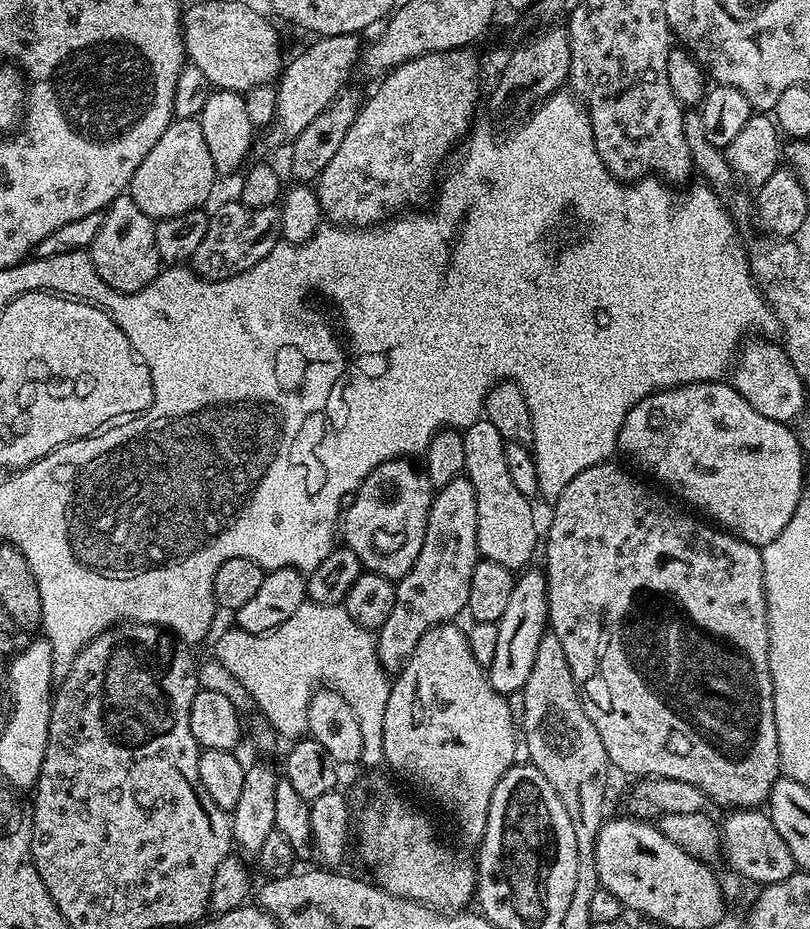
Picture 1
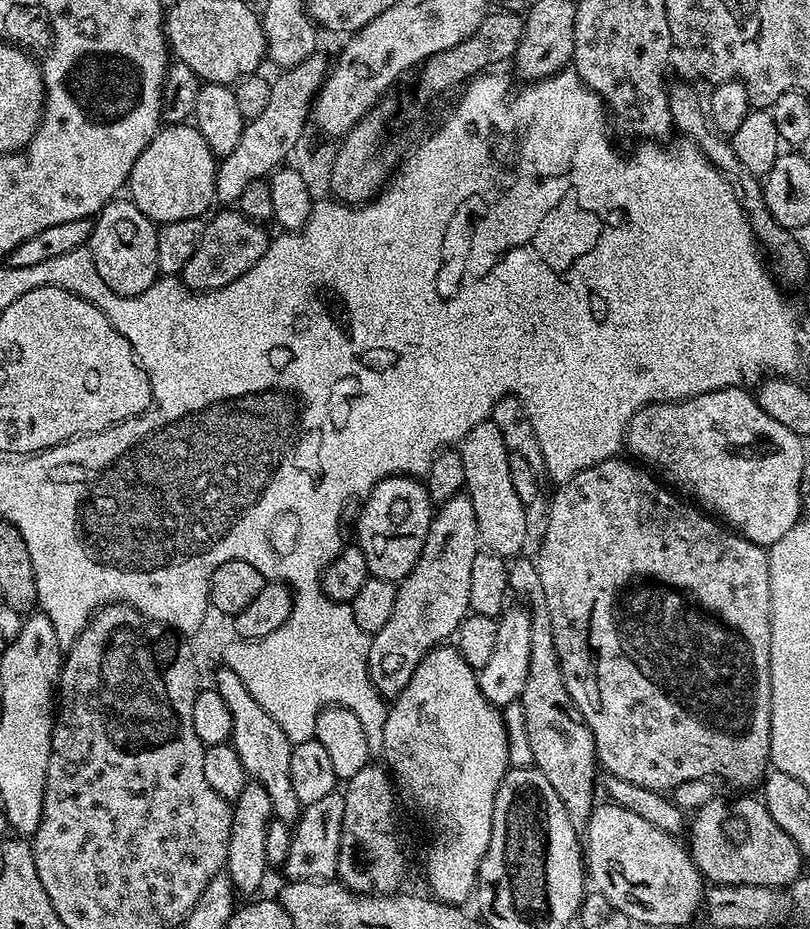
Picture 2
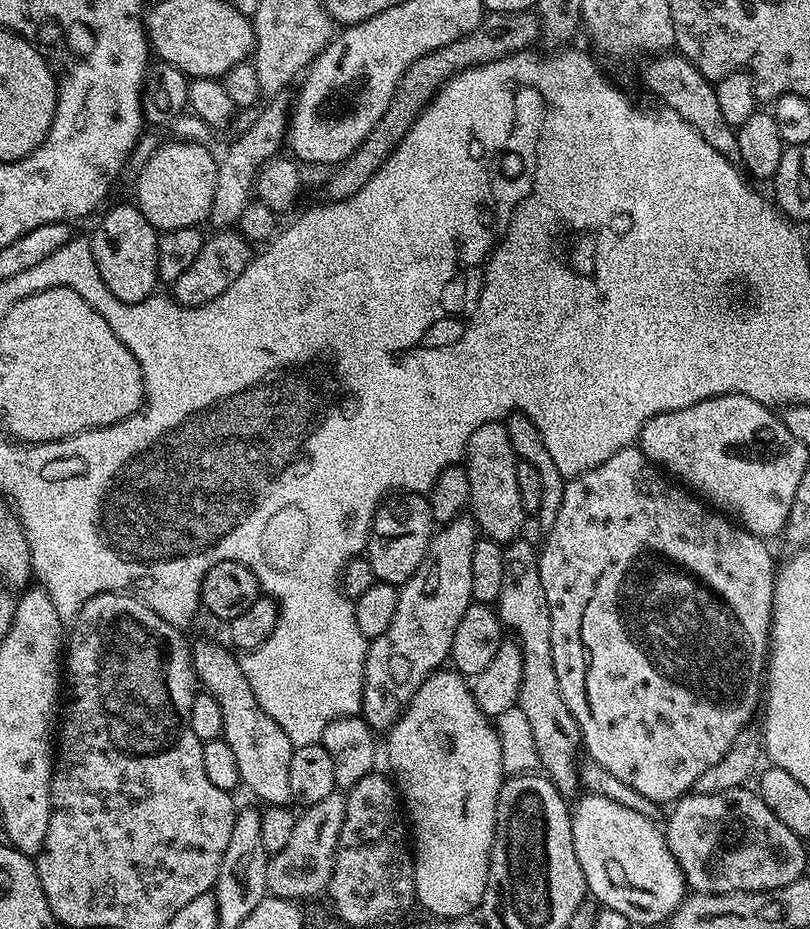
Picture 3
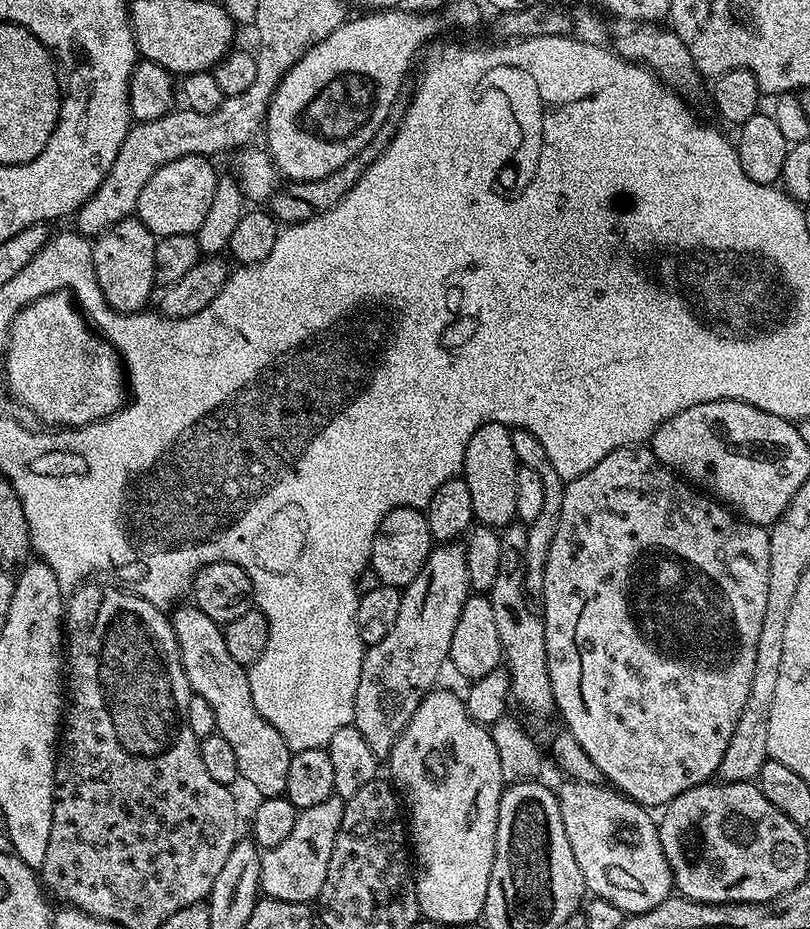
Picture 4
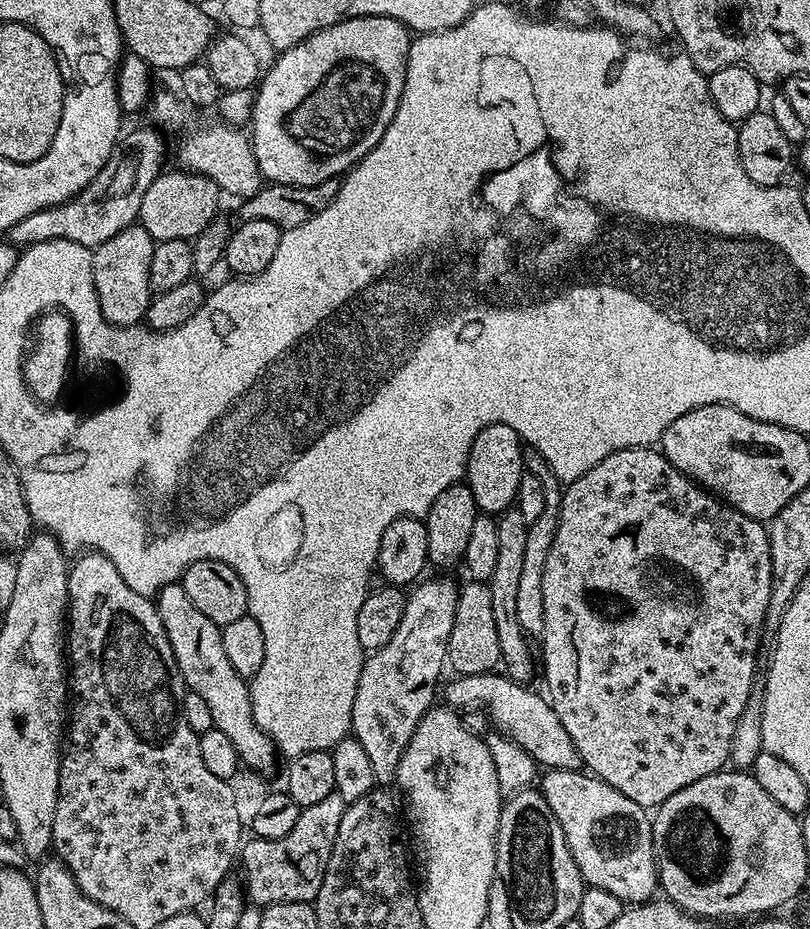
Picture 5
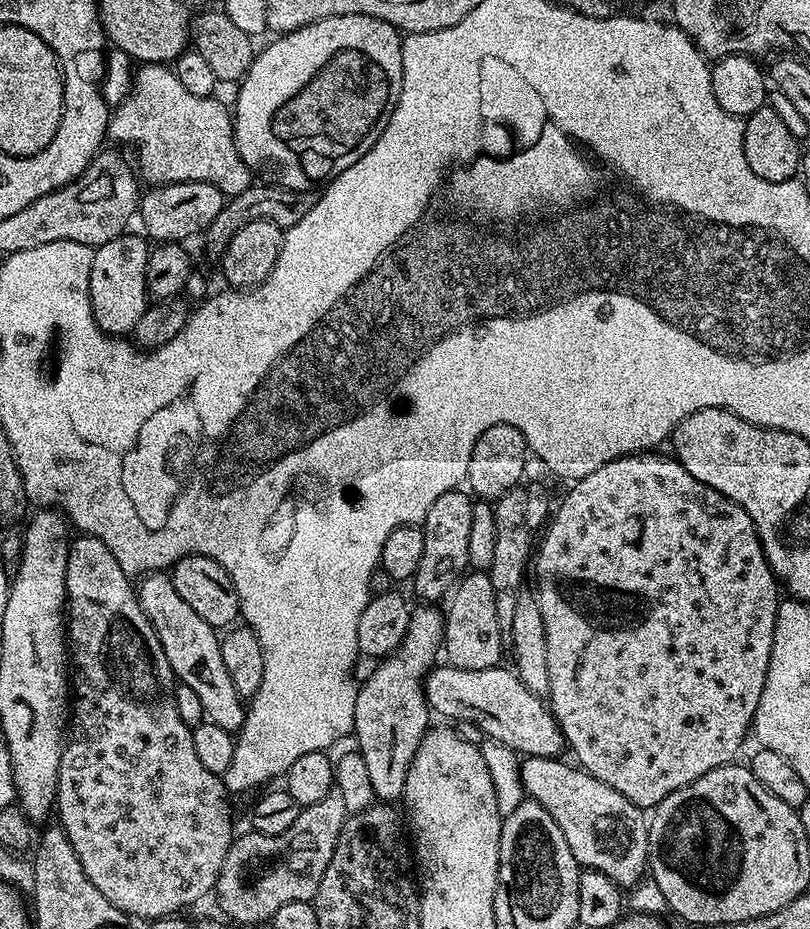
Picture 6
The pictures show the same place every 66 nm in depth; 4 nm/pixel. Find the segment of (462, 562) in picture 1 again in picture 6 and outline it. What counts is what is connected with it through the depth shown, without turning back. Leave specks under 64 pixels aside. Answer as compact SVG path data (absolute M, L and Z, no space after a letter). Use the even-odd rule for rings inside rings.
M420 606L424 608L415 609L412 612L412 617L408 623L406 630L406 638L402 638L402 642L397 646L395 652L390 656L383 657L379 661L380 664L372 673L369 674L365 680L357 687L356 701L354 702L354 726L352 731L354 733L355 747L360 753L360 757L366 762L366 770L370 774L370 782L374 785L374 794L377 801L380 802L396 802L404 795L404 787L406 786L406 774L410 770L410 762L414 762L414 754L418 754L418 746L422 742L425 732L429 731L430 723L428 724L428 716L430 717L430 709L428 706L428 699L424 697L424 682L429 672L432 671L434 665L437 663L436 655L439 657L442 652L442 645L444 643L444 612L441 609L436 609L436 606Z

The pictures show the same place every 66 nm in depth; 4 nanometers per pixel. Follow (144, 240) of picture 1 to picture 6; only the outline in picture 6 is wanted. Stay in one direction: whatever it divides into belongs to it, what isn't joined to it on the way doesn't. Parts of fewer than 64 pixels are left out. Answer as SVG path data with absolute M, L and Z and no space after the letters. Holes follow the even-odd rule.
M118 235L95 249L94 262L90 266L90 306L94 322L110 336L127 337L131 334L150 303L146 290L146 262L150 244L143 235L128 235Z

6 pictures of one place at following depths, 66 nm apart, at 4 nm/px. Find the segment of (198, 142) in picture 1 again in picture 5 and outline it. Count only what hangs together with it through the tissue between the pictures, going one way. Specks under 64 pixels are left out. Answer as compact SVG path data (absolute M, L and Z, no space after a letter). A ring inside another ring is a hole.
M187 170L168 171L161 171L159 178L150 182L150 190L146 190L146 198L142 198L139 223L157 242L162 240L187 240L192 242L220 212L221 190L209 176L200 176L197 172Z

